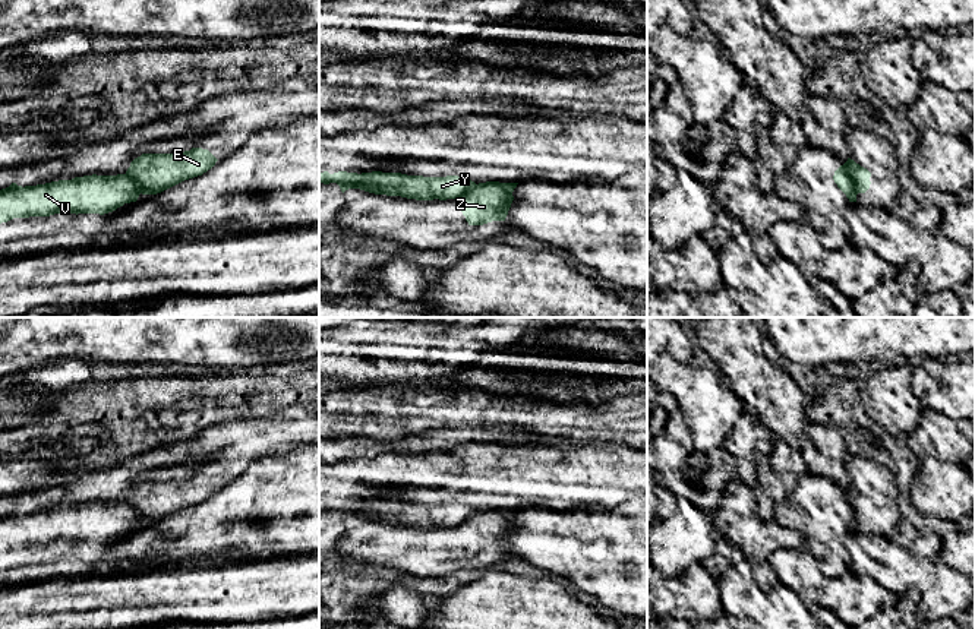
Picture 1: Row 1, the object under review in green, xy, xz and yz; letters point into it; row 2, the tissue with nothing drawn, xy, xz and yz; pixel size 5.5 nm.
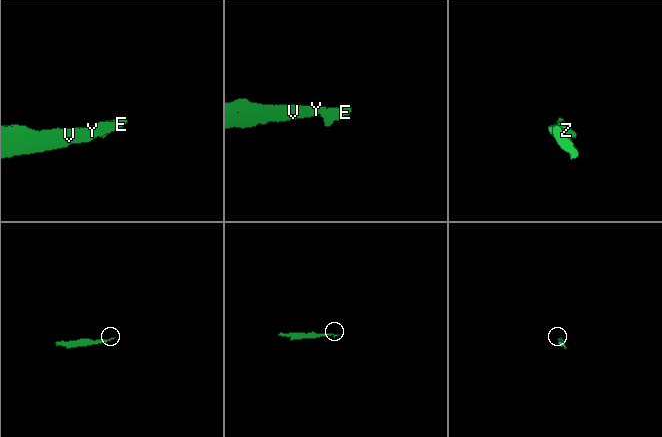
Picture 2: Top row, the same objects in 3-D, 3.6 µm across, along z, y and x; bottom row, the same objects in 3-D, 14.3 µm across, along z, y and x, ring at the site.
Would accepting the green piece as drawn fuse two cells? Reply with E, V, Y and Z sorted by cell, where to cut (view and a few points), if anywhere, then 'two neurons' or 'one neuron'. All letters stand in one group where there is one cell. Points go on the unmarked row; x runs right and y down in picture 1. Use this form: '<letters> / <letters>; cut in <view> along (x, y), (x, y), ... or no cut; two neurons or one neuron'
E Z / V Y; cut in yz along (841, 493), (857, 521); two neurons

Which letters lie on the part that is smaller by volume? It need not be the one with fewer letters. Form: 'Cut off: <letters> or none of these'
Cut off: E, Z

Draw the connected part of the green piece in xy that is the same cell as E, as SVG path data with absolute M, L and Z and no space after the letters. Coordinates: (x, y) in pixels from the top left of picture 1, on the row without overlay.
M202 475L177 481L142 481L130 490L126 503L142 522L161 521L184 508L202 503L218 487Z

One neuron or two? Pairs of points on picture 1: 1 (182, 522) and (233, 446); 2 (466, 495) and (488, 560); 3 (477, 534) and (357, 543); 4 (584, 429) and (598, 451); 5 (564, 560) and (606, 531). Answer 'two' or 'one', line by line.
1: two
2: two
3: one
4: two
5: one

